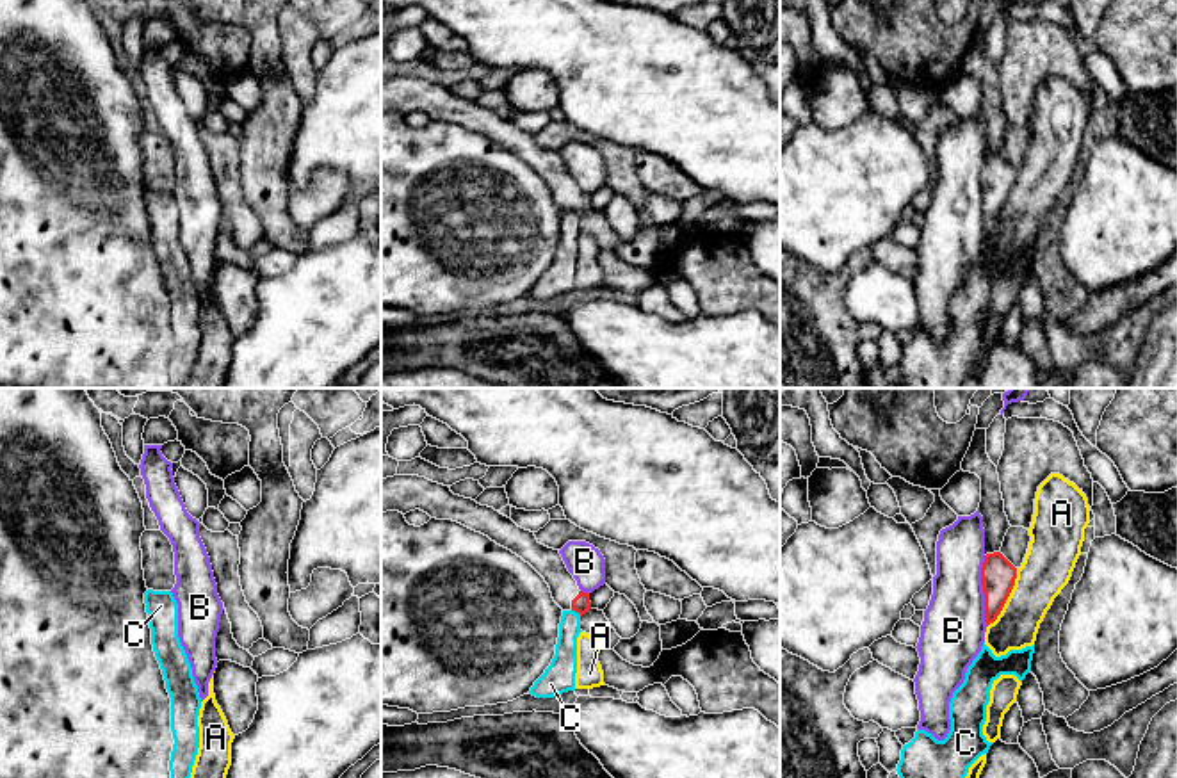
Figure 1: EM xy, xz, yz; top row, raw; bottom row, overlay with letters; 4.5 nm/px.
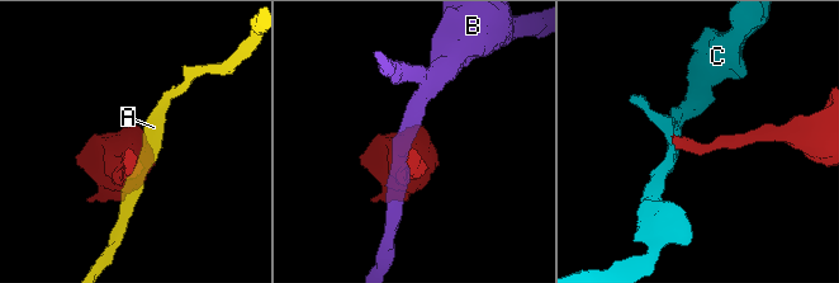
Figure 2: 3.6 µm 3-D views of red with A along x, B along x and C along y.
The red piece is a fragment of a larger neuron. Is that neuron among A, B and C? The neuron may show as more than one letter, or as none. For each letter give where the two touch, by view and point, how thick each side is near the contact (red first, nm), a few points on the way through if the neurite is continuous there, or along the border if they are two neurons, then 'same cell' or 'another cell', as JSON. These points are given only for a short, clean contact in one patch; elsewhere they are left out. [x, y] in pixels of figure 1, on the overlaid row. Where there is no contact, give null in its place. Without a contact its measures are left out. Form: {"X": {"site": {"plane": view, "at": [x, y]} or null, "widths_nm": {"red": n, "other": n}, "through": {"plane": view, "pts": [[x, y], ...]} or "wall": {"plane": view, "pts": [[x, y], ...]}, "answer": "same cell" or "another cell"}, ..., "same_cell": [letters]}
{"A": {"site": {"plane": "yz", "at": [1008, 595]}, "widths_nm": {"red": 160, "other": 220}, "wall": {"plane": "yz", "pts": [[1017, 568], [1014, 588], [1001, 613], [989, 625]]}, "answer": "another cell"}, "B": {"site": {"plane": "yz", "at": [983, 591]}, "widths_nm": {"red": 160, "other": 280}, "wall": {"plane": "yz", "pts": [[983, 556], [982, 591], [983, 620], [987, 625]]}, "answer": "another cell"}, "C": {"site": {"plane": "xz", "at": [577, 611]}, "widths_nm": {"red": 90, "other": 120}, "wall": {"plane": "xz", "pts": [[572, 609], [581, 615]]}, "answer": "another cell"}, "same_cell": []}

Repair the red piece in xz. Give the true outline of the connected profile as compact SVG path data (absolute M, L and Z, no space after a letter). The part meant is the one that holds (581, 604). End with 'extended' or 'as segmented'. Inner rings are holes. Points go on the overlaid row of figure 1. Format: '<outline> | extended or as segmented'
M418 475L381 479L381 513L402 515L420 509L436 520L452 520L488 536L529 563L548 584L554 602L563 611L580 616L591 609L589 593L579 589L559 550L541 545L534 532L518 527L511 518L472 498L454 495L449 486Z | extended

